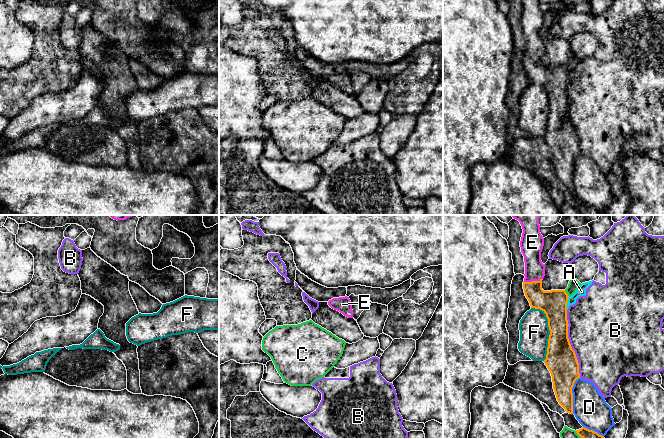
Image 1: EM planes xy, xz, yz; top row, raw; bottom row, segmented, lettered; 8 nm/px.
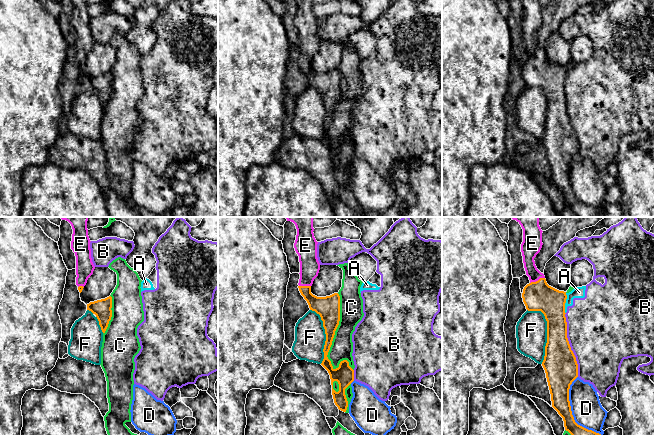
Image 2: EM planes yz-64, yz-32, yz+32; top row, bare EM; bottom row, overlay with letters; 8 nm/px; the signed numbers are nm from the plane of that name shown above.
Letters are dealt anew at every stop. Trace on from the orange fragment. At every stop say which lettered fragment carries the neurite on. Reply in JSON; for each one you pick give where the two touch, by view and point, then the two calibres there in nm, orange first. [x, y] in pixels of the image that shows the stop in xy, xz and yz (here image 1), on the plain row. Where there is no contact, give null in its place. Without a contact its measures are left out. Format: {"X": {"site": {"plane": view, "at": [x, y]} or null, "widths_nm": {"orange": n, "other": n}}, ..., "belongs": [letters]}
{"E": {"site": {"plane": "yz", "at": [533, 57]}, "widths_nm": {"orange": 200, "other": 160}}, "belongs": ["E"]}

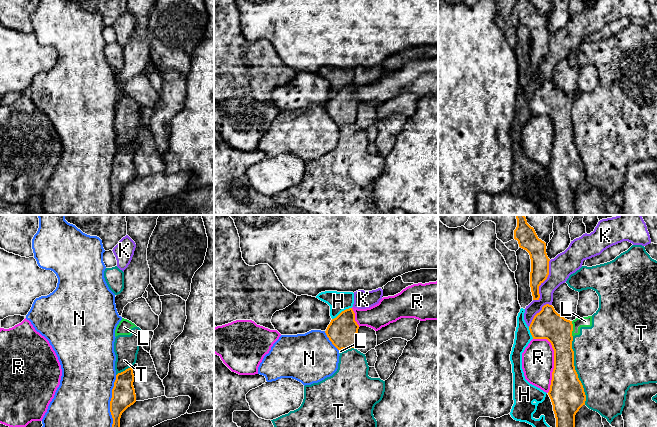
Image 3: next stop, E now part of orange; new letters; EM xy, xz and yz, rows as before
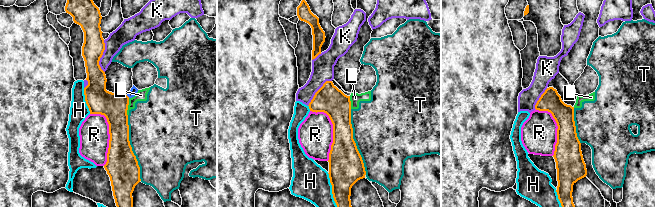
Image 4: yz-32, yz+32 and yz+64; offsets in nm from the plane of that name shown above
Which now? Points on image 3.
{"belongs": []}

